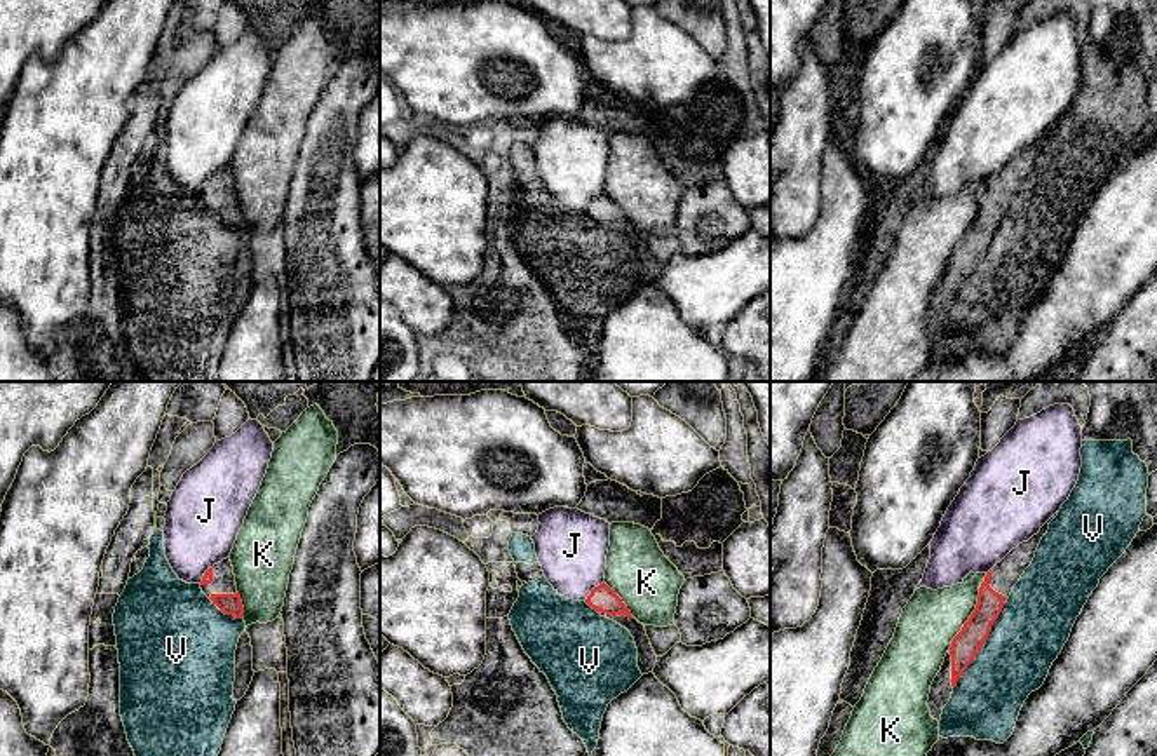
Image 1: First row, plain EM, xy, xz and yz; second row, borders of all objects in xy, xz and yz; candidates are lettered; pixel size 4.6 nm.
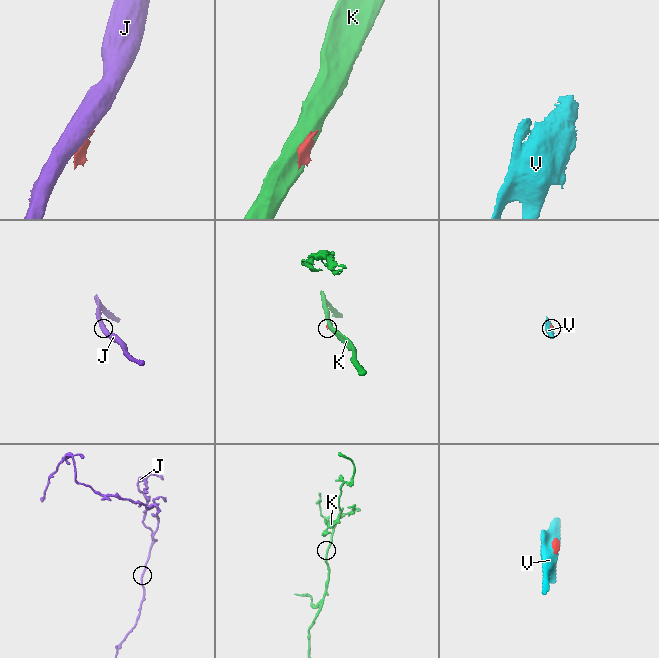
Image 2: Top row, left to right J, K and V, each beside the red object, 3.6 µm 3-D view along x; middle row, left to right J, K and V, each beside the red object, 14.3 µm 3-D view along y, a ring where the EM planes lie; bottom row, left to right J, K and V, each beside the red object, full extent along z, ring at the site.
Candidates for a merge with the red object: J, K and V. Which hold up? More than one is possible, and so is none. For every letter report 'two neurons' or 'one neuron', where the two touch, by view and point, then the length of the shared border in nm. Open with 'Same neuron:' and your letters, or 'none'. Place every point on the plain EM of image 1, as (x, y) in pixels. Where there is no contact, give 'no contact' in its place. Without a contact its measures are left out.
Same neuron: none
J: two neurons | xz (593, 199) | 130 nm
K: two neurons | yz (973, 222) | 400 nm
V: two neurons | yz (981, 255) | 460 nm

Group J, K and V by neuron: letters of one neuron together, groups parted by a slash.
J / K / V

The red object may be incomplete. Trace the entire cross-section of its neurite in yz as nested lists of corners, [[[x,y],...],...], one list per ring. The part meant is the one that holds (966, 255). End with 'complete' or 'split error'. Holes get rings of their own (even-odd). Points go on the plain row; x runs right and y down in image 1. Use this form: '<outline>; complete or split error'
[[[1058,122],[1040,138],[1037,145],[1033,145],[1028,152],[1019,153],[1012,159],[1000,172],[997,172],[984,186],[984,192],[979,197],[978,214],[969,230],[964,233],[962,240],[953,247],[951,256],[944,267],[941,280],[934,287],[930,294],[930,303],[927,315],[930,319],[930,326],[934,329],[941,329],[943,317],[950,312],[951,301],[957,296],[958,287],[967,279],[967,275],[974,270],[981,256],[990,246],[993,232],[998,228],[1004,214],[1007,213],[1014,195],[1019,192],[1025,179],[1032,174],[1035,167],[1035,160],[1042,150],[1042,146],[1049,139],[1049,132],[1058,125]]]; split error

